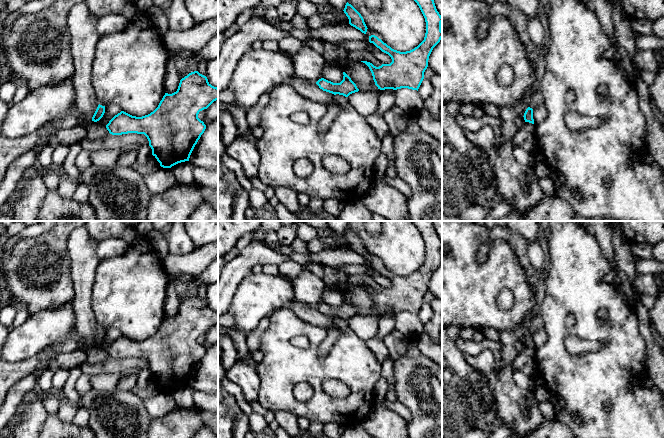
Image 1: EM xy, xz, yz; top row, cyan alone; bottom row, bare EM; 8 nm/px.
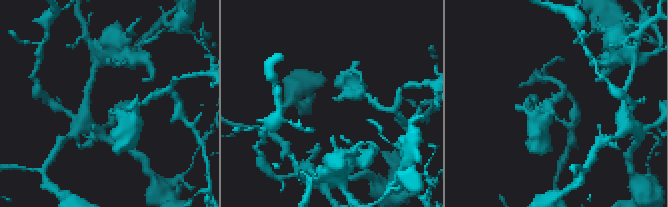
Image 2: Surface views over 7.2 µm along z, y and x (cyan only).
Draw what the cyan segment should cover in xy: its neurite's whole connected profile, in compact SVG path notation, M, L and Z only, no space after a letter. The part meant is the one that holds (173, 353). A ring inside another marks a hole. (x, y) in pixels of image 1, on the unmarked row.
M194 295L180 304L176 316L165 317L158 331L150 338L136 341L121 335L109 345L106 352L112 359L144 358L149 365L152 379L160 390L171 392L178 387L189 385L195 369L206 353L198 338L216 324L218 324L218 312L212 310L206 300Z

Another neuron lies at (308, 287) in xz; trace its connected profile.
M302 264L302 272L293 280L295 300L307 306L316 307L322 302L322 293L326 284L307 268L308 264Z

